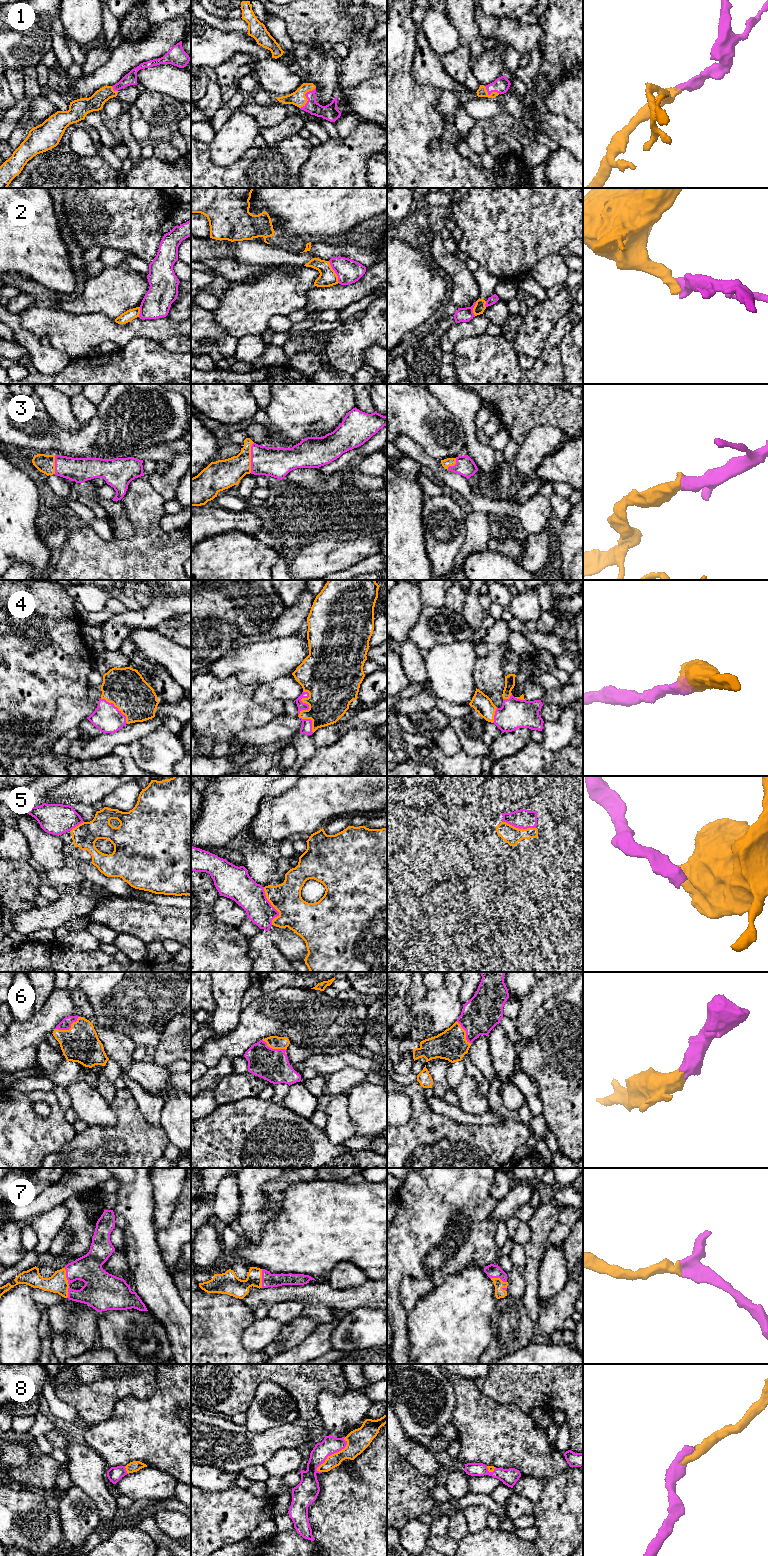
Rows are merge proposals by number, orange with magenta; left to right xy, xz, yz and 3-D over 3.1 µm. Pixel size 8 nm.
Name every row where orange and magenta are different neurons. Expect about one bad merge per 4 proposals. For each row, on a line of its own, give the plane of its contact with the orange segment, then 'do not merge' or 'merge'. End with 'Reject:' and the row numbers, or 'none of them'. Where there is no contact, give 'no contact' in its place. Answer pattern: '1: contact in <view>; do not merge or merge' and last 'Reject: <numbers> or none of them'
1: contact in xz; merge
2: contact in xz; do not merge
3: contact in xz; merge
4: contact in xz; merge
5: contact in xz; do not merge
6: contact in xz; merge
7: contact in xz; merge
8: contact in xz; merge
Reject: 2, 5

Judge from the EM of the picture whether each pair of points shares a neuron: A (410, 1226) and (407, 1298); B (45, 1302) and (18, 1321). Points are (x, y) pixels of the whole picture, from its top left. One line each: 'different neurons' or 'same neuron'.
A: different neurons
B: different neurons

